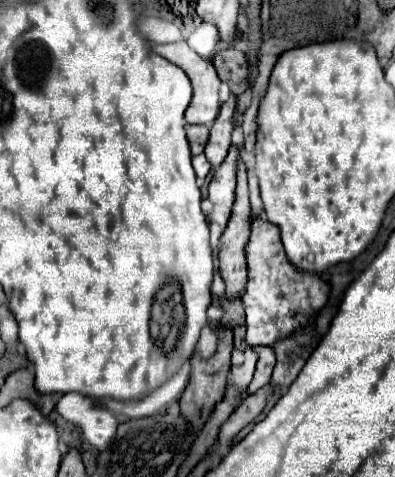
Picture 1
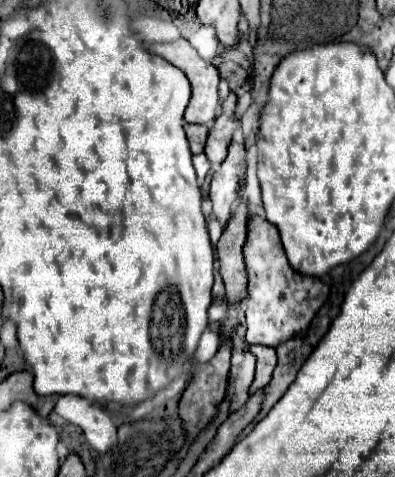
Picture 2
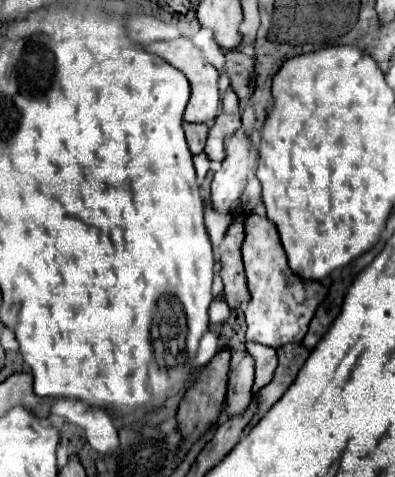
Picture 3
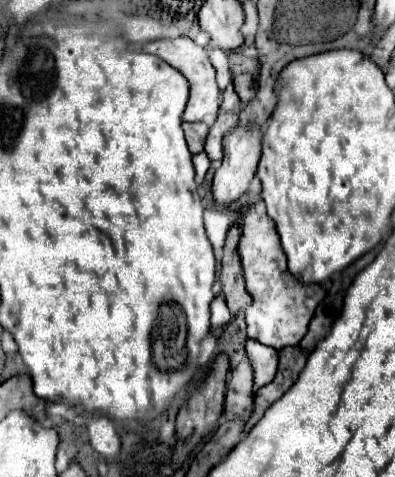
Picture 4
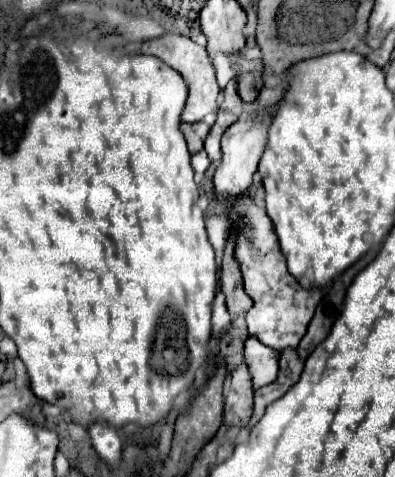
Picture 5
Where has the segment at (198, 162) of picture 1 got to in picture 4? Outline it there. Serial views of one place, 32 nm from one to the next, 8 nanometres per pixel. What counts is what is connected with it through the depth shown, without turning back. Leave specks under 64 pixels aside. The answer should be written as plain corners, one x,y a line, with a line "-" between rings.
200,152
196,156
192,156
192,164
194,164
194,170
196,170
196,182
200,184
204,180
204,174
206,170
210,168
210,160
206,156
206,152

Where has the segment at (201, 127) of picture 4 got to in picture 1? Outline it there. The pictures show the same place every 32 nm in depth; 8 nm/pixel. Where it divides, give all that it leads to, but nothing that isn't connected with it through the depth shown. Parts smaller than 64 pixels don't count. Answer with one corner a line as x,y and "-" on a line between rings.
186,124
186,136
188,136
188,142
190,142
192,154
202,154
204,152
204,146
208,142
208,132
210,130
206,126

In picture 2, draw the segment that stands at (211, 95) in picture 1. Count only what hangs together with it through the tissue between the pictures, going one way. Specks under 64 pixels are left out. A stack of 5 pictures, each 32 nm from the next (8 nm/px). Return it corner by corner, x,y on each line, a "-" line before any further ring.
184,38
174,40
174,42
166,42
166,44
150,44
148,50
152,54
162,56
172,66
180,68
186,74
186,78
190,80
190,84
192,84
192,98
190,98
190,104
186,108
184,120
190,122
190,124
210,124
216,118
216,114
218,114
218,82
220,82
220,76
218,76
216,66
212,66
206,60
202,60
200,54

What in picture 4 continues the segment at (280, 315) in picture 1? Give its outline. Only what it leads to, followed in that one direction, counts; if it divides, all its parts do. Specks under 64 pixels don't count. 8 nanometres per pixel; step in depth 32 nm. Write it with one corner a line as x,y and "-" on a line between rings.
246,204
238,208
238,220
240,222
236,222
236,226
242,232
238,256
244,270
246,292
252,296
252,306
246,312
248,338
254,338
260,344
272,346
276,350
284,346
298,346
308,332
308,324
316,306
324,298
324,288
312,284
304,290
304,286
288,272
286,256
282,252
274,222
266,216
266,212
262,214
254,204

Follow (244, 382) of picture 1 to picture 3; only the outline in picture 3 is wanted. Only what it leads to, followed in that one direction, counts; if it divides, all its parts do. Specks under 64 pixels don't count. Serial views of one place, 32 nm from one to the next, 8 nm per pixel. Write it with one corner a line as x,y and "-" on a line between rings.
246,354
246,358
230,370
228,394
226,394
226,416
242,414
252,402
252,382
254,382
254,360

